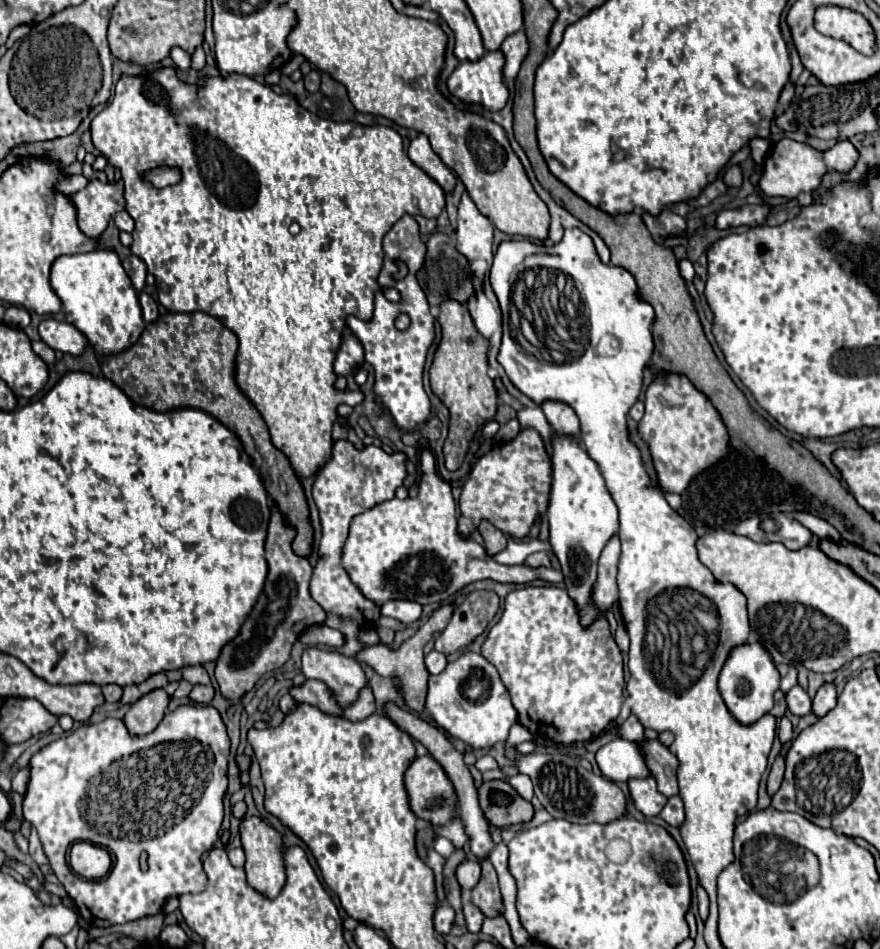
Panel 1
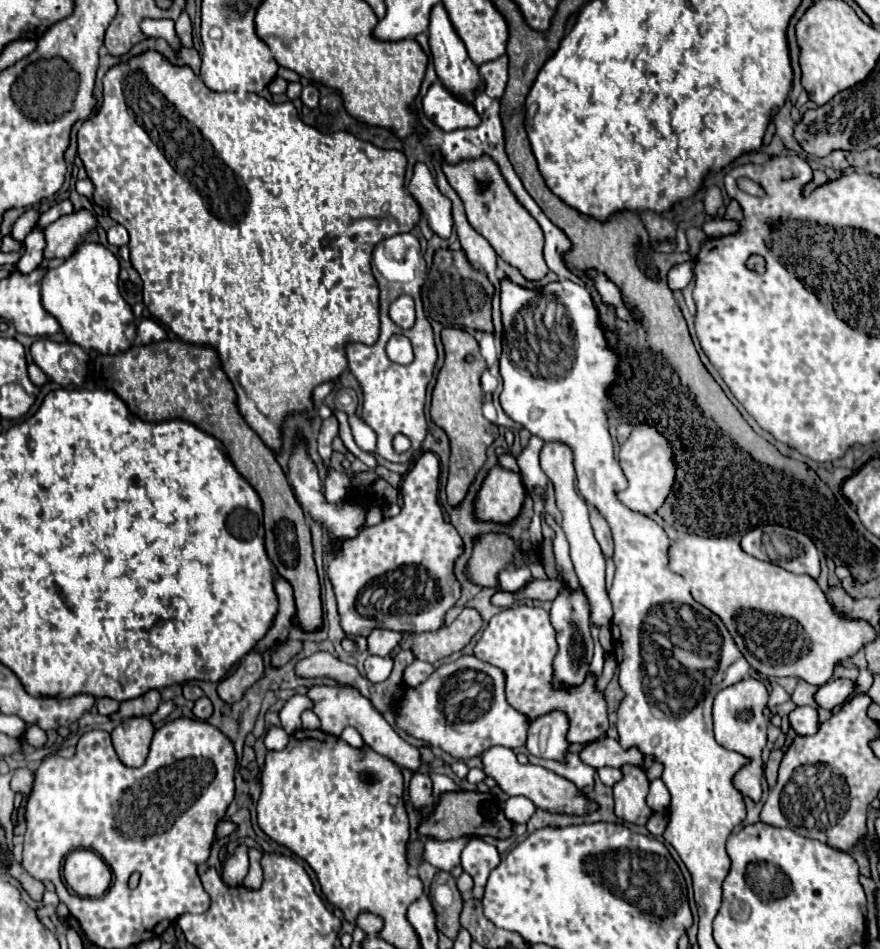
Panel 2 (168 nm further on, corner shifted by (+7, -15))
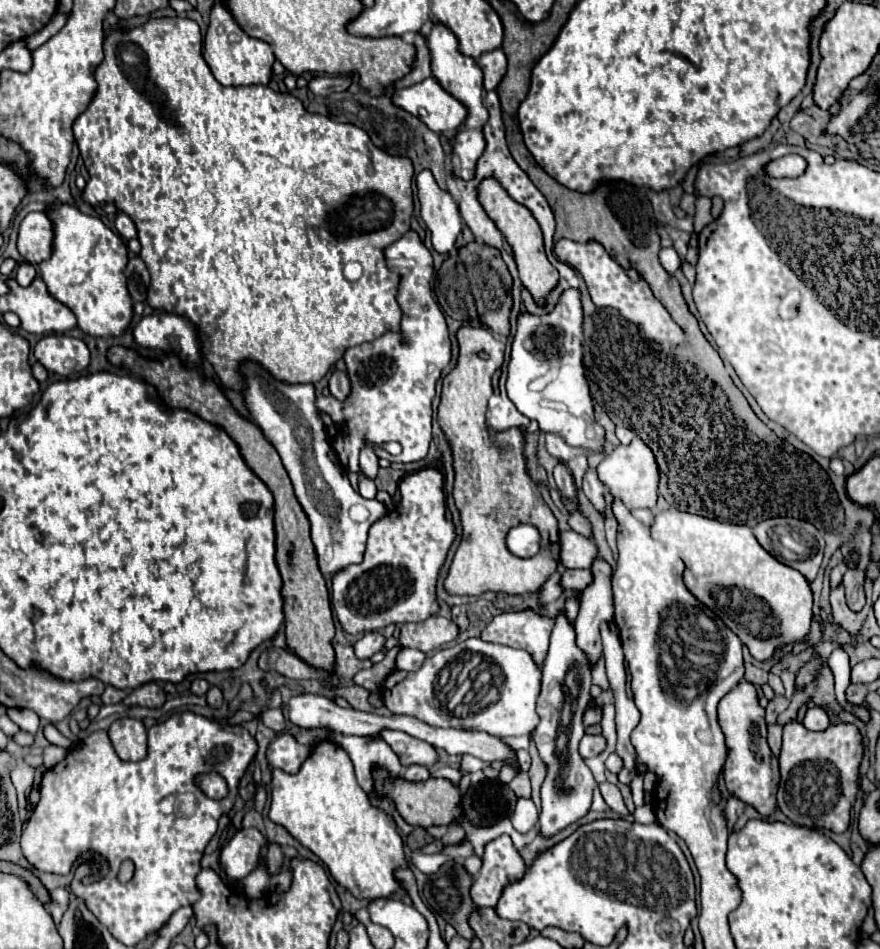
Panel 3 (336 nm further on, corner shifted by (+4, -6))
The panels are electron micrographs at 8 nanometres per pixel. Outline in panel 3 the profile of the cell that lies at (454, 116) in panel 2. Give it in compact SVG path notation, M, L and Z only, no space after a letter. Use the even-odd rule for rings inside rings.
M433 76L411 88L397 90L393 102L399 108L419 116L437 134L457 130L467 118L467 108L445 92Z

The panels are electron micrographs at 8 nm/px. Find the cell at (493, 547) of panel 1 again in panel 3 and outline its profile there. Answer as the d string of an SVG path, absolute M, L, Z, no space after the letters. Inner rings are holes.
M461 326L457 342L457 366L443 378L437 414L453 450L453 498L463 524L463 540L451 562L445 588L449 594L483 594L487 590L507 594L537 592L559 564L559 528L537 490L539 486L525 474L523 434L511 428L495 438L489 436L485 410L493 394L491 376L503 364L505 344L495 340L488 328L473 326ZM519 524L531 524L541 534L541 548L531 558L519 558L507 550L507 532Z

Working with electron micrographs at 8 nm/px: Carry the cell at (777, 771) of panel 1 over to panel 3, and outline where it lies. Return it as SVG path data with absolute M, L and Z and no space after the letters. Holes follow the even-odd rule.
M771 724L769 726L769 748L771 748L773 756L779 756L779 750L781 750L781 734L783 734L783 728L779 724Z

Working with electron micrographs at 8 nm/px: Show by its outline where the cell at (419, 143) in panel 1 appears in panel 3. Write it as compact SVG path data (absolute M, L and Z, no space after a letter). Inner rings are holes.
M423 170L415 182L421 202L421 216L431 230L433 248L445 254L453 248L455 238L461 232L461 216L457 202L447 190L443 190L435 182L431 170Z

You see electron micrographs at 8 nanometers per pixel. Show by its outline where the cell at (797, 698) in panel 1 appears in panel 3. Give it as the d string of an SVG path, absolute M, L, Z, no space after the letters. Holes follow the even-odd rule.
M811 706L807 708L805 712L805 718L803 718L803 726L807 730L825 730L829 726L829 716L823 708L819 706Z

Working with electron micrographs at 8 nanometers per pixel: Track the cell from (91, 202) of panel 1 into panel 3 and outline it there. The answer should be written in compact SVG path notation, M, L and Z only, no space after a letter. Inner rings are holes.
M31 212L23 218L17 238L19 254L29 262L43 262L53 252L53 220L47 212Z

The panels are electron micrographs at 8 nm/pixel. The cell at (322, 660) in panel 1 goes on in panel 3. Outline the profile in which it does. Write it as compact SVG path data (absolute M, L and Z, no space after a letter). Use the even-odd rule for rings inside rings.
M381 730L379 736L393 748L393 752L399 756L403 768L411 766L411 764L421 764L431 768L437 762L437 752L429 742L417 740L405 732L399 730Z

